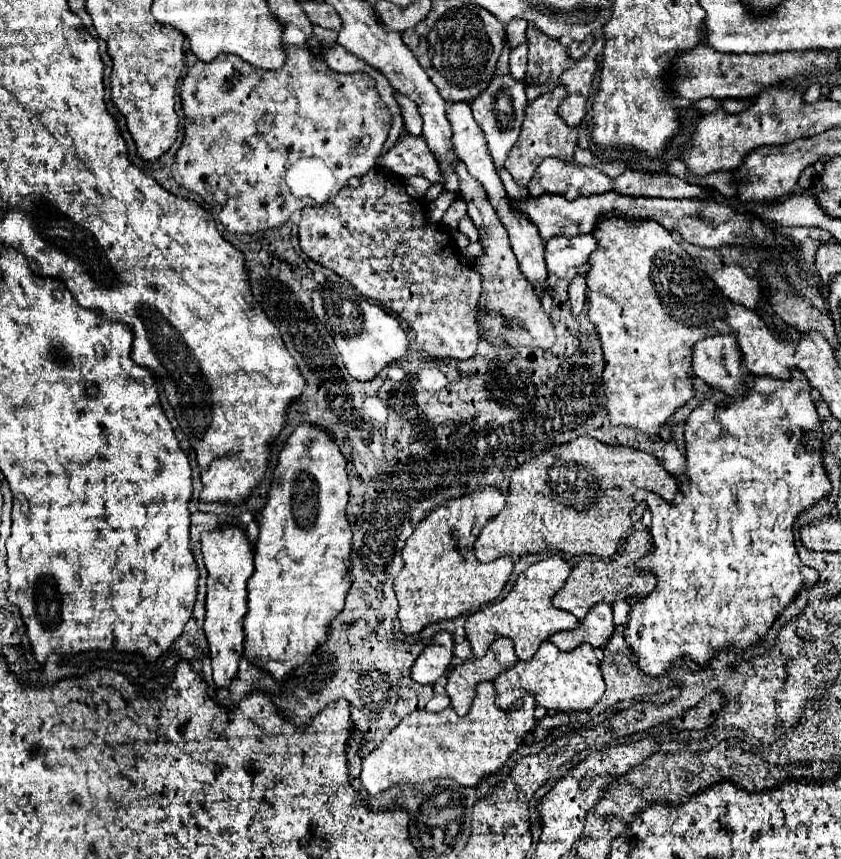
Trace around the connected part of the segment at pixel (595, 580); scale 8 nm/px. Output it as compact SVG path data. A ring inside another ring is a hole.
M644 528L644 530L634 530L626 540L624 540L624 548L622 552L614 558L614 566L610 570L602 570L602 568L590 568L590 566L576 566L572 568L570 576L568 576L568 582L564 582L564 586L558 590L558 594L554 594L552 598L552 604L556 608L562 608L562 610L568 610L572 612L574 616L578 616L578 620L584 618L584 614L596 604L596 602L614 602L616 598L628 598L628 596L646 596L652 586L656 586L656 578L652 572L644 572L644 570L638 570L638 568L628 568L628 566L634 566L638 558L642 558L648 548L650 548L650 532Z

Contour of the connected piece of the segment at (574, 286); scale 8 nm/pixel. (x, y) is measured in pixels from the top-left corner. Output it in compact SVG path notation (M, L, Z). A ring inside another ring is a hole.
M576 276L570 282L568 298L570 298L570 304L572 304L572 312L580 314L580 310L584 308L584 302L586 302L586 276Z

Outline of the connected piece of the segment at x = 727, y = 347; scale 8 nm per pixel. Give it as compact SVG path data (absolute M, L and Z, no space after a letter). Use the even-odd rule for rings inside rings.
M714 334L696 342L692 350L692 370L706 384L730 394L744 394L744 372L742 372L742 354L736 344L734 334Z

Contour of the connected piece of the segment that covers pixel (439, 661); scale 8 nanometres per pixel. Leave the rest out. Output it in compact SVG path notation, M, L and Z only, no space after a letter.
M436 632L410 668L410 678L420 684L434 684L452 662L452 636Z

